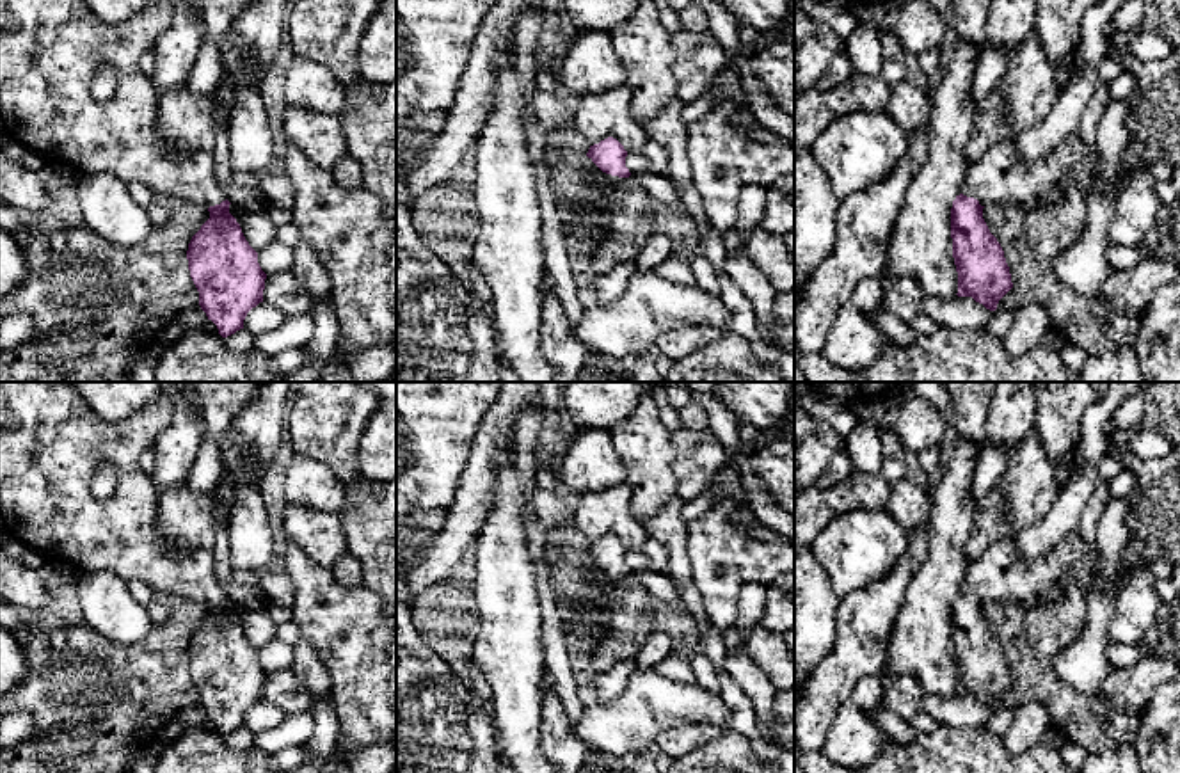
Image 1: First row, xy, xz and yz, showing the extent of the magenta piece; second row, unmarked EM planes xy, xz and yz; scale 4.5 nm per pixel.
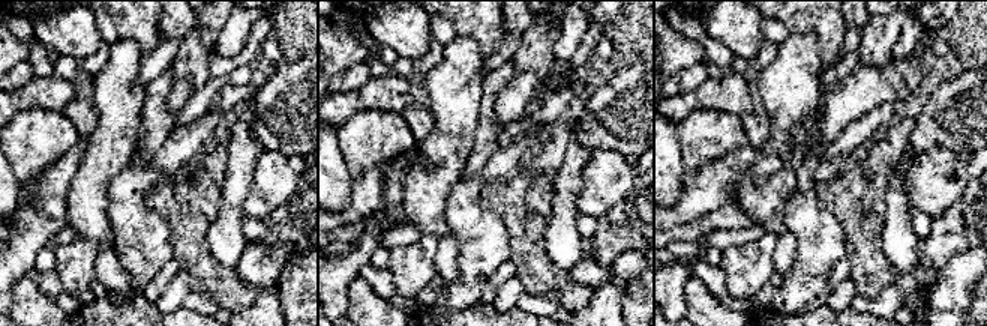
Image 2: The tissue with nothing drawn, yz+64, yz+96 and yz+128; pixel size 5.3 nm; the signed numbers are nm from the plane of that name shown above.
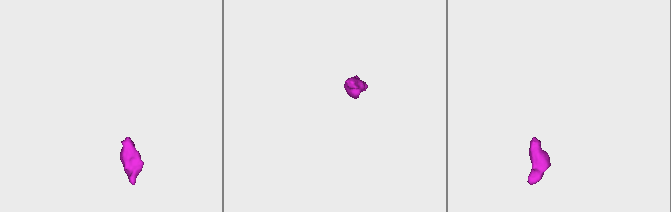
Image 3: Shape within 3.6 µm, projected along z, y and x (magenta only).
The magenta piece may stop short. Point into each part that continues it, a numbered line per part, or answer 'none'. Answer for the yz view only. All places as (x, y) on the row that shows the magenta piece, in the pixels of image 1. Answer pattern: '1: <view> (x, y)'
1: yz (999, 176)

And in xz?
1: xz (587, 217)

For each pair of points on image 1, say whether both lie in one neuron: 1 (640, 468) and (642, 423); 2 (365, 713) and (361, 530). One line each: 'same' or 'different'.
1: same
2: different

